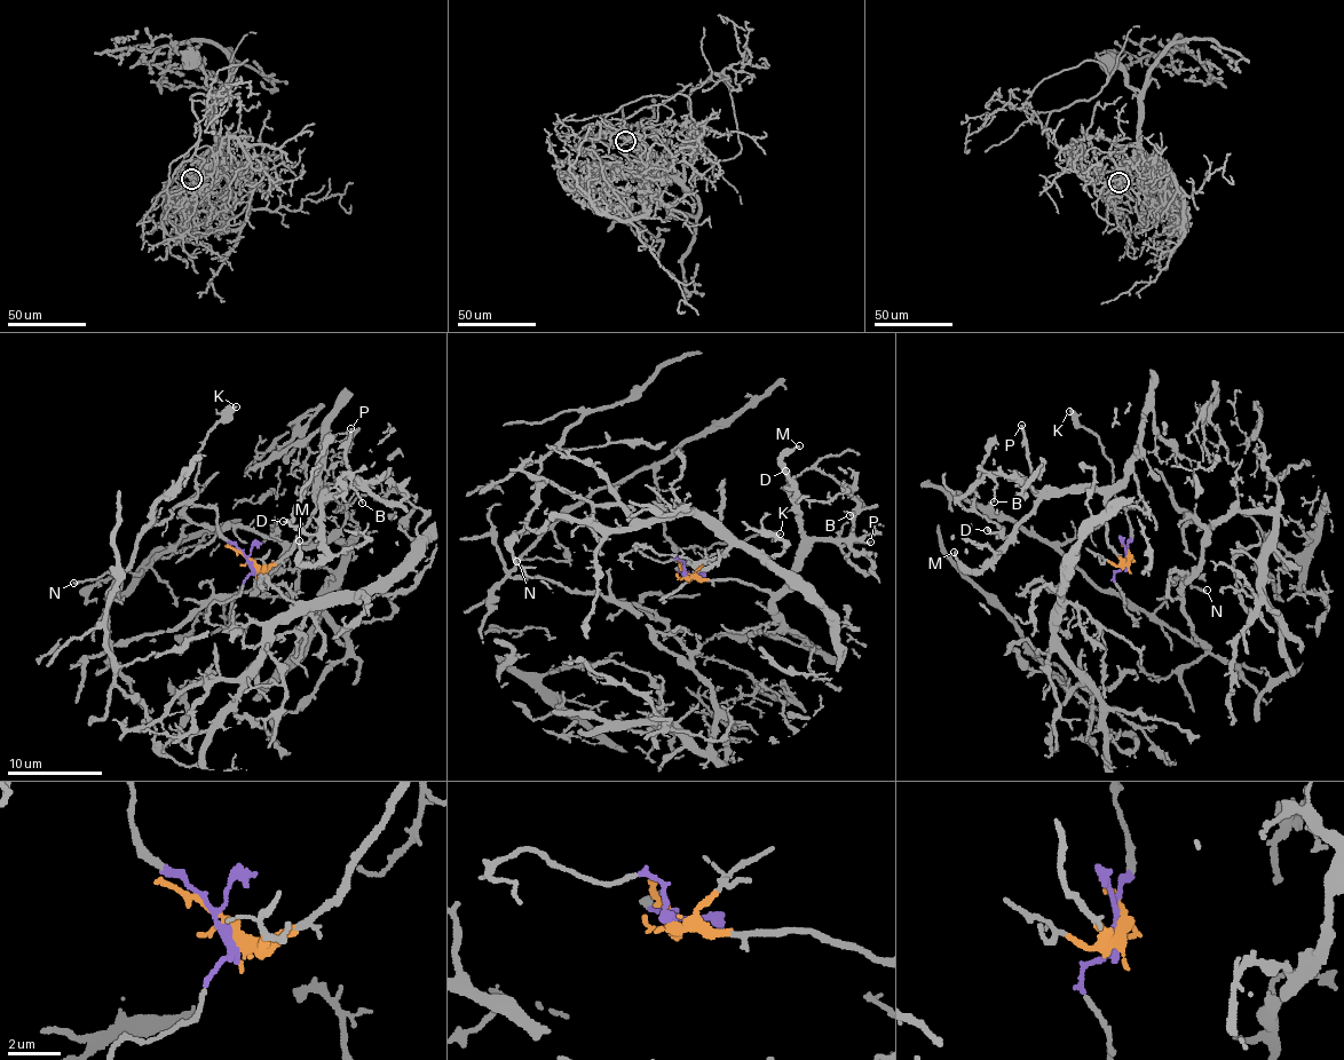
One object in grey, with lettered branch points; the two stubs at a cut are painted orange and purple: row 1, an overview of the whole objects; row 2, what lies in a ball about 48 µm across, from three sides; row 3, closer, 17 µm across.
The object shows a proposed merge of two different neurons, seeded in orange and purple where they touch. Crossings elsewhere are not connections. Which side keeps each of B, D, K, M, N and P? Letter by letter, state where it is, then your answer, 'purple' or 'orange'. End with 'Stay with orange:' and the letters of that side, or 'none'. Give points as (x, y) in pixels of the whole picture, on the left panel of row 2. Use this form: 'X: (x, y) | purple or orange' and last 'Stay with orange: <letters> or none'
B: (362, 503) | orange
D: (283, 521) | orange
K: (236, 406) | purple
M: (299, 540) | orange
N: (73, 583) | purple
P: (350, 428) | orange
Stay with orange: B, D, M, P

